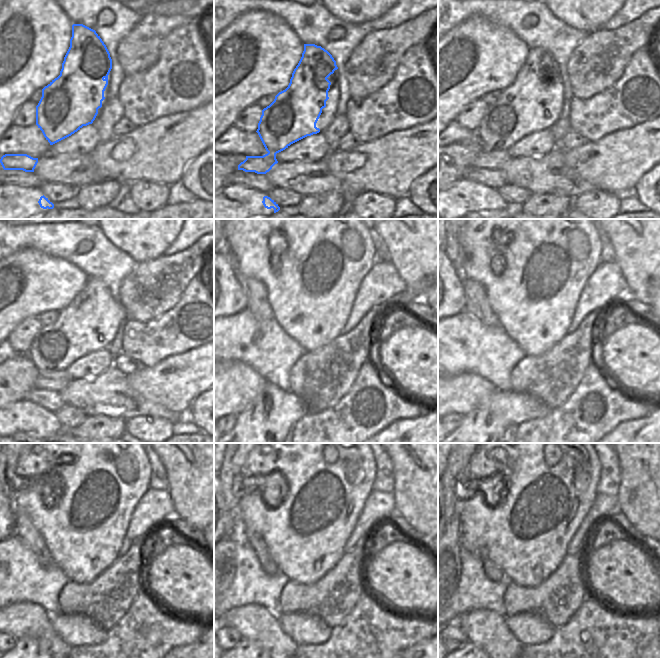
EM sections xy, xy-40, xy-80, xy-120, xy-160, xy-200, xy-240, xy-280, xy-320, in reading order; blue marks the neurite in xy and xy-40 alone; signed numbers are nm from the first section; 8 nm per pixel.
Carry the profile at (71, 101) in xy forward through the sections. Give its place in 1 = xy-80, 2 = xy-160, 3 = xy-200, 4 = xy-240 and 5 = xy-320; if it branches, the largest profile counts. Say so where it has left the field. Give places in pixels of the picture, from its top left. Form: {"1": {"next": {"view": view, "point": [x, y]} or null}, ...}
{"1": {"next": {"view": "xy-80", "point": [518, 112]}}, "2": {"next": {"view": "xy-160", "point": [266, 347]}}, "3": {"next": {"view": "xy-200", "point": [488, 351]}}, "4": {"next": {"view": "xy-240", "point": [29, 582]}}, "5": {"next": {"view": "xy-320", "point": [475, 591]}}}

